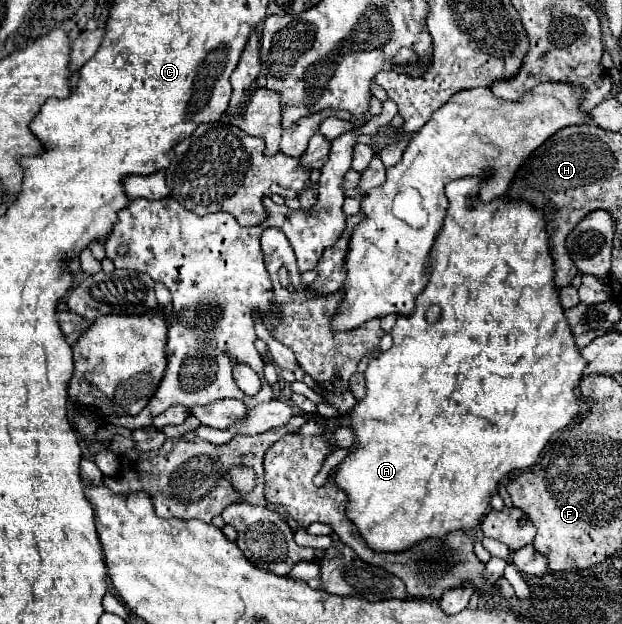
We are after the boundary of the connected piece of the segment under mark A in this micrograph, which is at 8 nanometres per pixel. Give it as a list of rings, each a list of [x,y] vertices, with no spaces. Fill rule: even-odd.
[[[479,177],[457,179],[445,187],[449,209],[443,221],[443,227],[435,239],[435,245],[429,255],[429,281],[423,293],[415,299],[415,311],[407,317],[399,315],[397,323],[391,331],[393,347],[369,361],[365,371],[365,387],[367,393],[351,411],[351,427],[355,431],[355,443],[349,447],[343,463],[335,467],[335,485],[347,493],[347,517],[353,521],[367,547],[377,553],[399,553],[407,551],[423,539],[429,537],[447,537],[451,531],[469,531],[477,527],[483,515],[489,513],[489,501],[497,491],[497,483],[515,469],[531,467],[553,433],[561,431],[569,425],[569,421],[579,413],[579,403],[575,397],[575,387],[583,379],[583,369],[587,367],[583,357],[579,355],[579,347],[571,337],[567,319],[563,315],[563,307],[559,303],[559,289],[553,285],[553,259],[549,253],[547,233],[543,229],[543,213],[535,213],[529,205],[515,205],[513,201],[495,199],[491,203],[477,203],[473,209],[467,207],[469,193],[475,193],[483,183]],[[431,305],[441,307],[441,317],[435,323],[427,323],[425,311]]]

